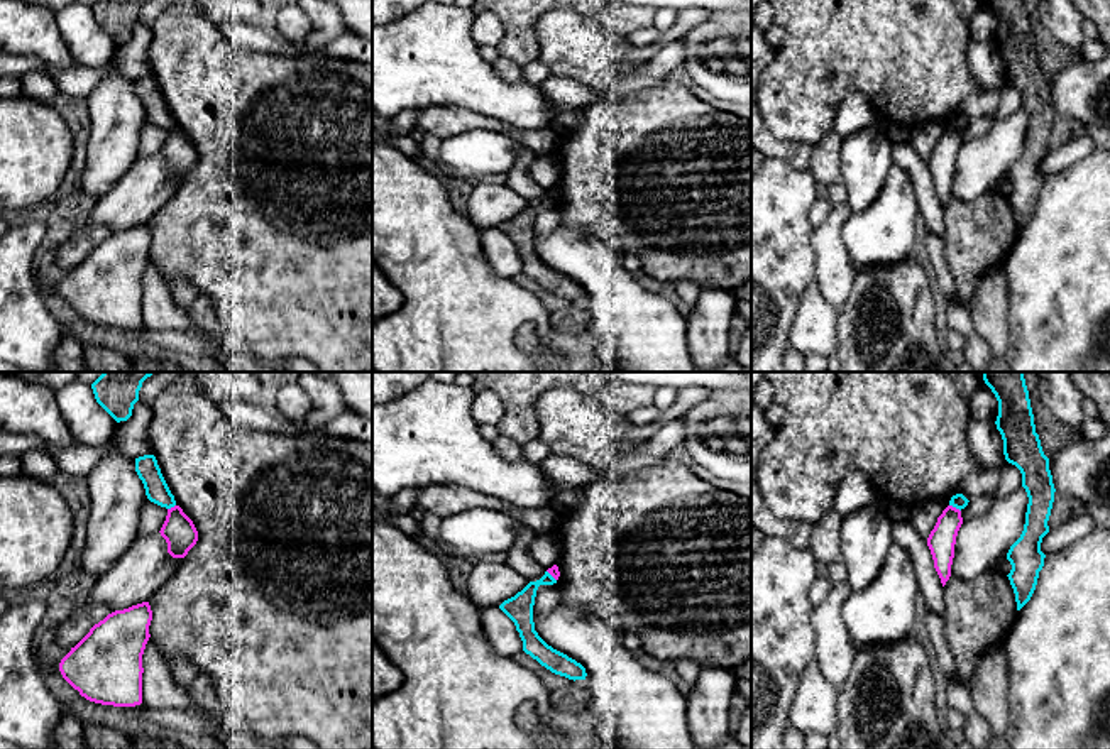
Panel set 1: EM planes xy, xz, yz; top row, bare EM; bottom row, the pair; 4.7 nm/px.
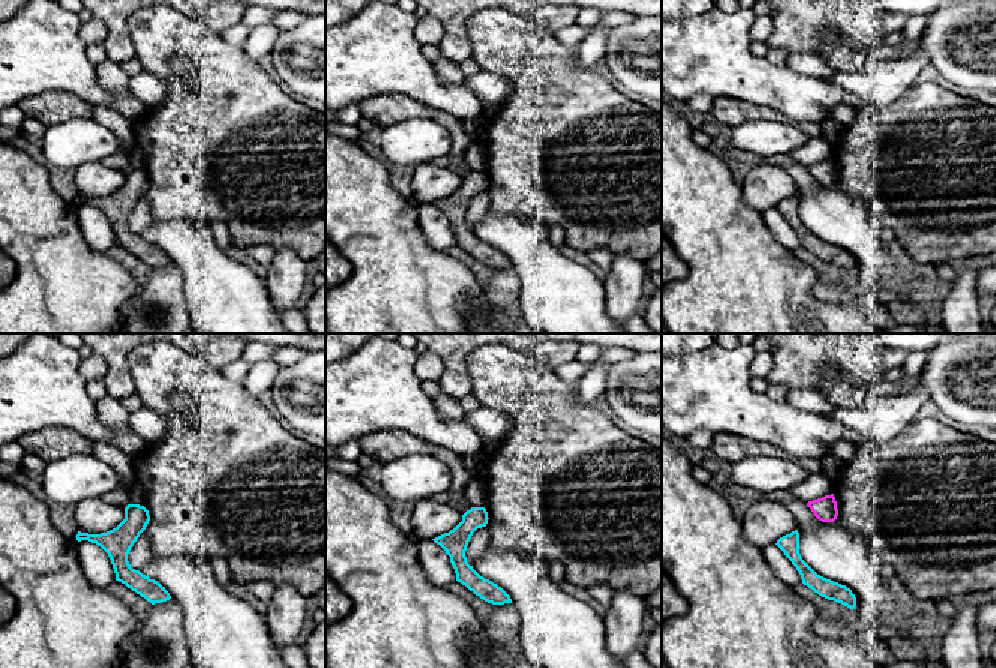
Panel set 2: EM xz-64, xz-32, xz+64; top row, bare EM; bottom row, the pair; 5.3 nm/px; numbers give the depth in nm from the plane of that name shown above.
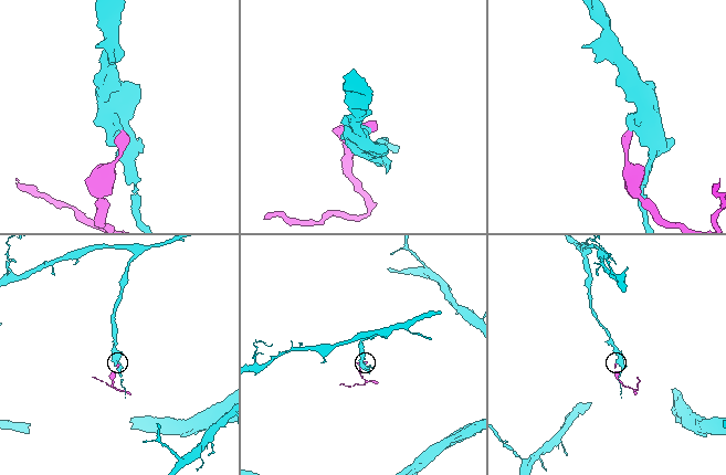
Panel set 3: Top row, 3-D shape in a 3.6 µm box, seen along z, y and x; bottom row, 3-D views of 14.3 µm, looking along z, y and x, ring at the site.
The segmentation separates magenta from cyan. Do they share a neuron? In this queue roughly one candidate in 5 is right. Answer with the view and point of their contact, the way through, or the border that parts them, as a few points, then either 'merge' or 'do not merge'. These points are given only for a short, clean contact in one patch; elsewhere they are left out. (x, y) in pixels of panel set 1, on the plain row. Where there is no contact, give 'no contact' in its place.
yz (955, 129) | along yz (950, 125), (960, 132) | do not merge

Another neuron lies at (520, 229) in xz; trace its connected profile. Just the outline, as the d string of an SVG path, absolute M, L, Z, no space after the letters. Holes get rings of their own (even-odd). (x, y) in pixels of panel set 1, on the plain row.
M545 193L545 196L530 203L514 218L504 221L499 230L514 243L516 252L523 262L523 272L536 281L541 287L555 296L569 301L585 301L585 289L567 276L548 267L535 252L533 227L540 206L553 206L557 201Z

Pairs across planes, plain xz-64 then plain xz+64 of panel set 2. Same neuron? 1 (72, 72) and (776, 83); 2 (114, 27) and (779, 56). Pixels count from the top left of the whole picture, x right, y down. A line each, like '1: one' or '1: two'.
1: one
2: two

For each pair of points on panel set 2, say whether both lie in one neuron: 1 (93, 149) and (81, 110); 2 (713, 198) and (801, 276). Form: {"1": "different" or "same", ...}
{"1": "different", "2": "same"}

